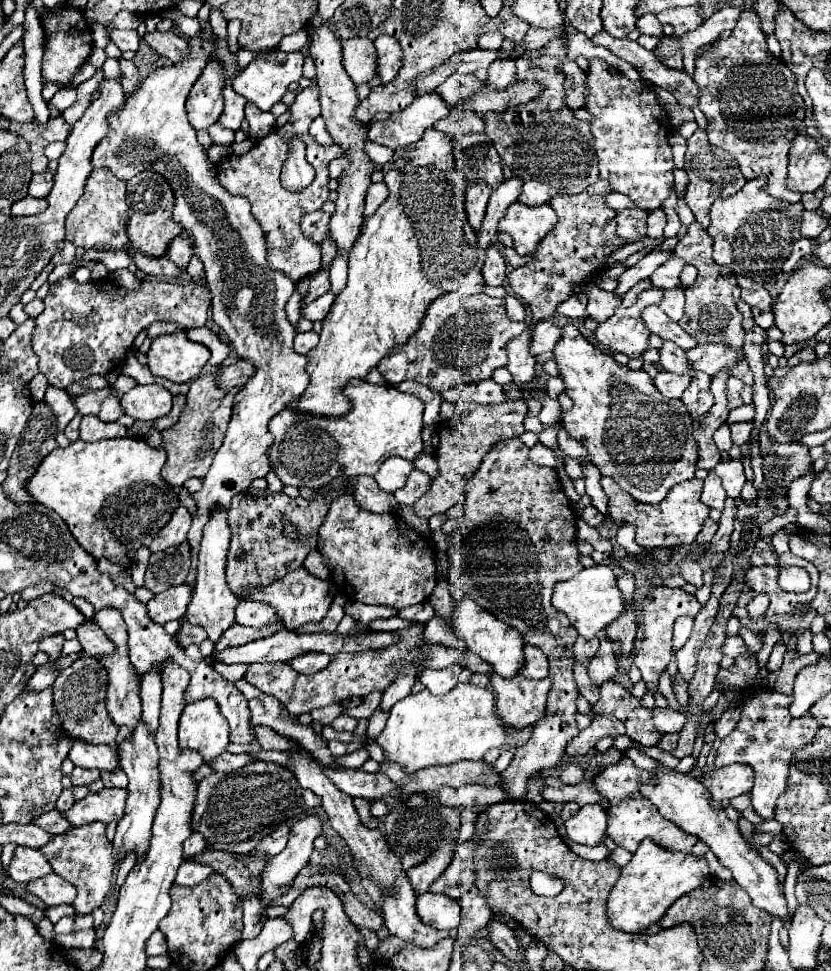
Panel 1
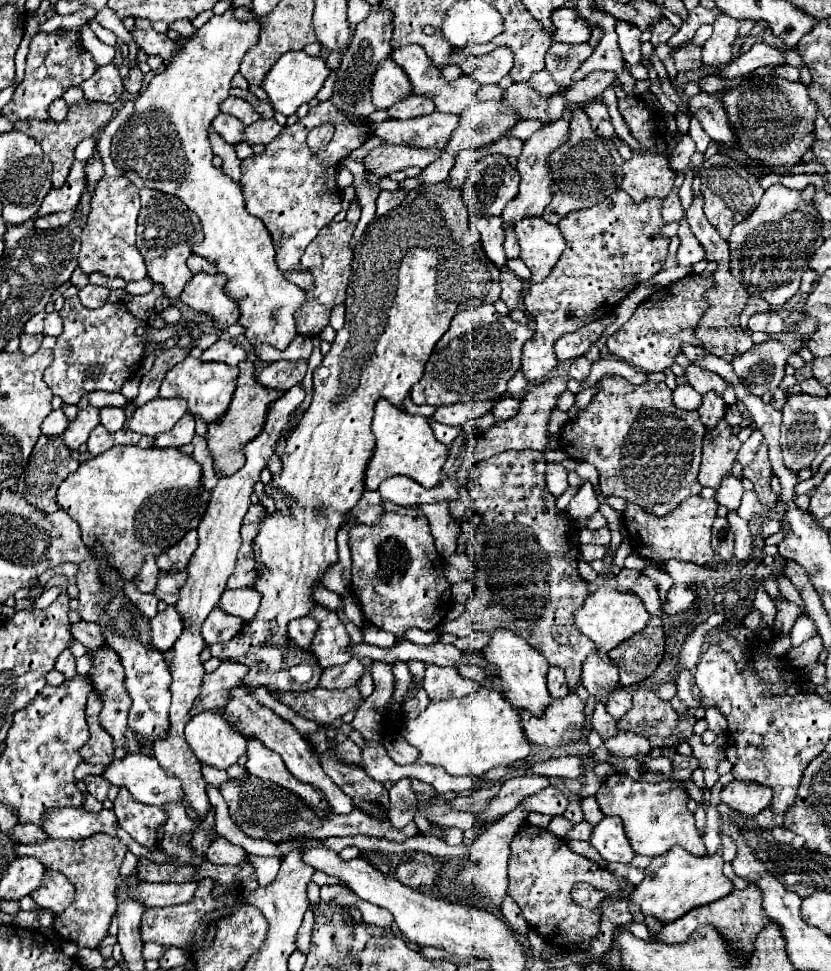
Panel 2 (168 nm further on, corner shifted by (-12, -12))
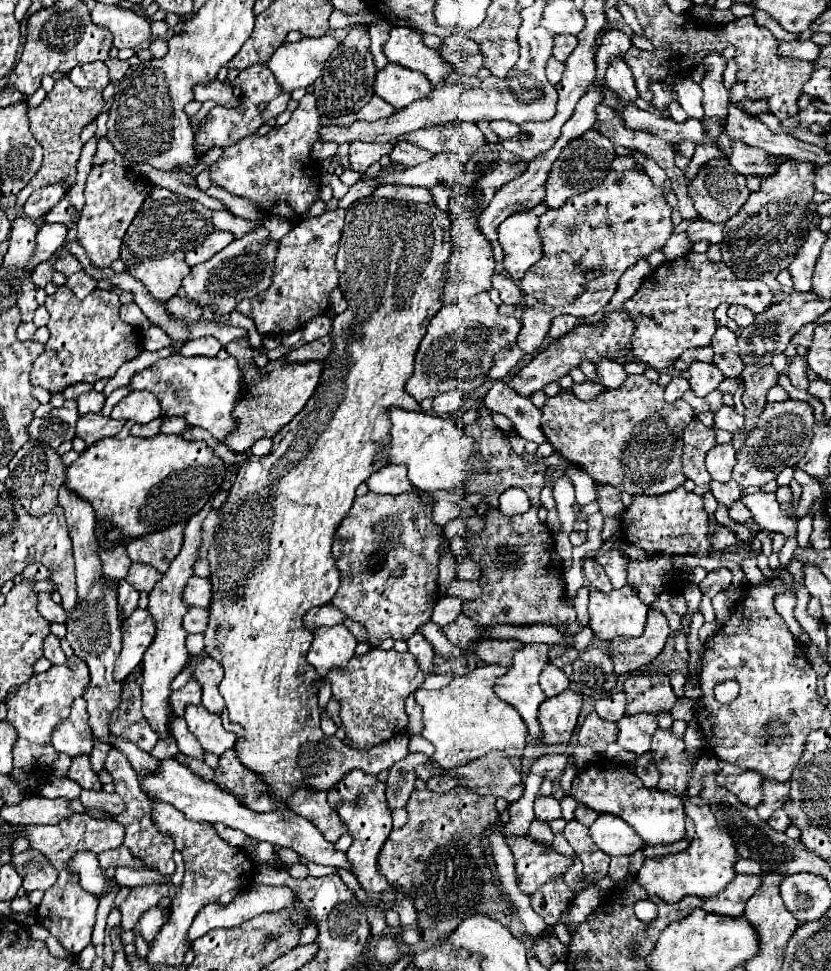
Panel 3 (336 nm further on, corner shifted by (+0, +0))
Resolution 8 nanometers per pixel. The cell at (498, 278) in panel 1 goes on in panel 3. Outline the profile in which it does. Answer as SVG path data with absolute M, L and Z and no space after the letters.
M494 274L492 278L492 286L500 292L500 300L504 304L512 304L512 306L518 306L522 302L522 292L520 288L504 274Z

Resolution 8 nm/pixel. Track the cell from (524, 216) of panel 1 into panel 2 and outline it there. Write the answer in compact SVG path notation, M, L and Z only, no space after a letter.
M524 218L514 226L514 232L520 244L520 258L532 270L532 282L544 280L566 248L562 232L544 218Z

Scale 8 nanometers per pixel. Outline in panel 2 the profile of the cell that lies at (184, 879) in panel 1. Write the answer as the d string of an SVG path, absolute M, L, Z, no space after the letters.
M144 882L140 888L136 888L134 896L140 896L144 900L144 906L174 906L174 904L186 904L194 898L196 882L164 882L164 884L152 884Z

